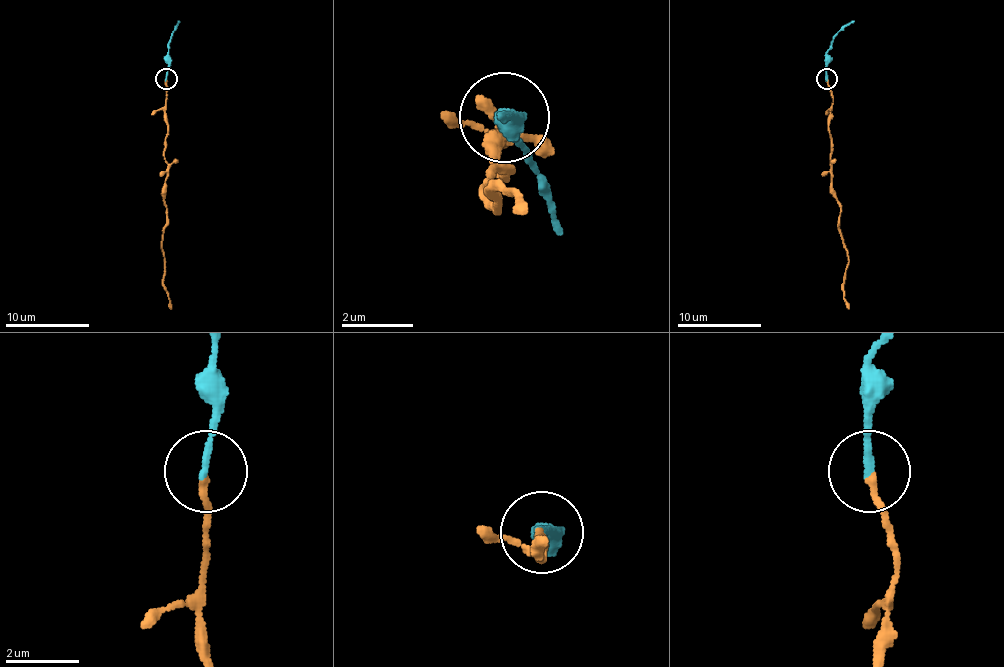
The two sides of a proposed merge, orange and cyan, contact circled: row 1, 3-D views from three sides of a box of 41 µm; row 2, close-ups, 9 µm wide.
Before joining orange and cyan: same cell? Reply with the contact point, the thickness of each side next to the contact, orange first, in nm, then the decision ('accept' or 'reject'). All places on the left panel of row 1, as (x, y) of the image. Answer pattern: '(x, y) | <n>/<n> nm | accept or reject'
(166, 79) | 200/200 nm | accept

